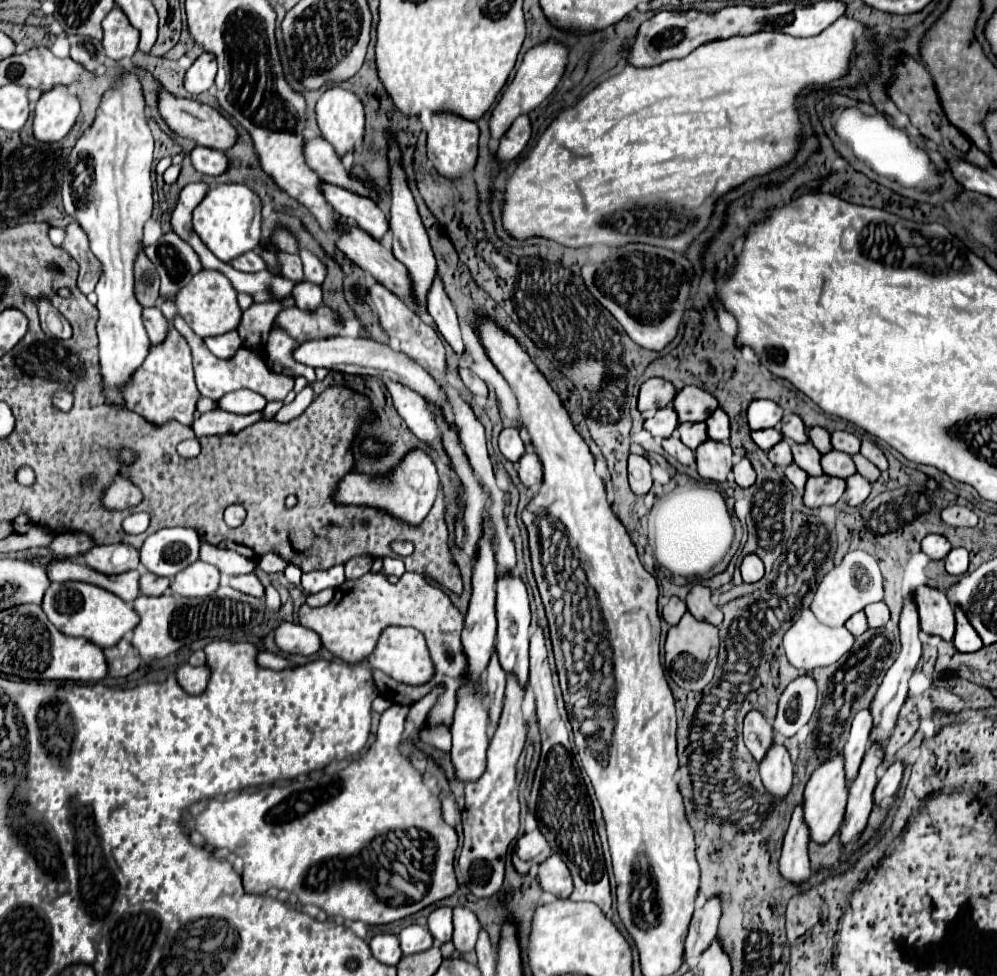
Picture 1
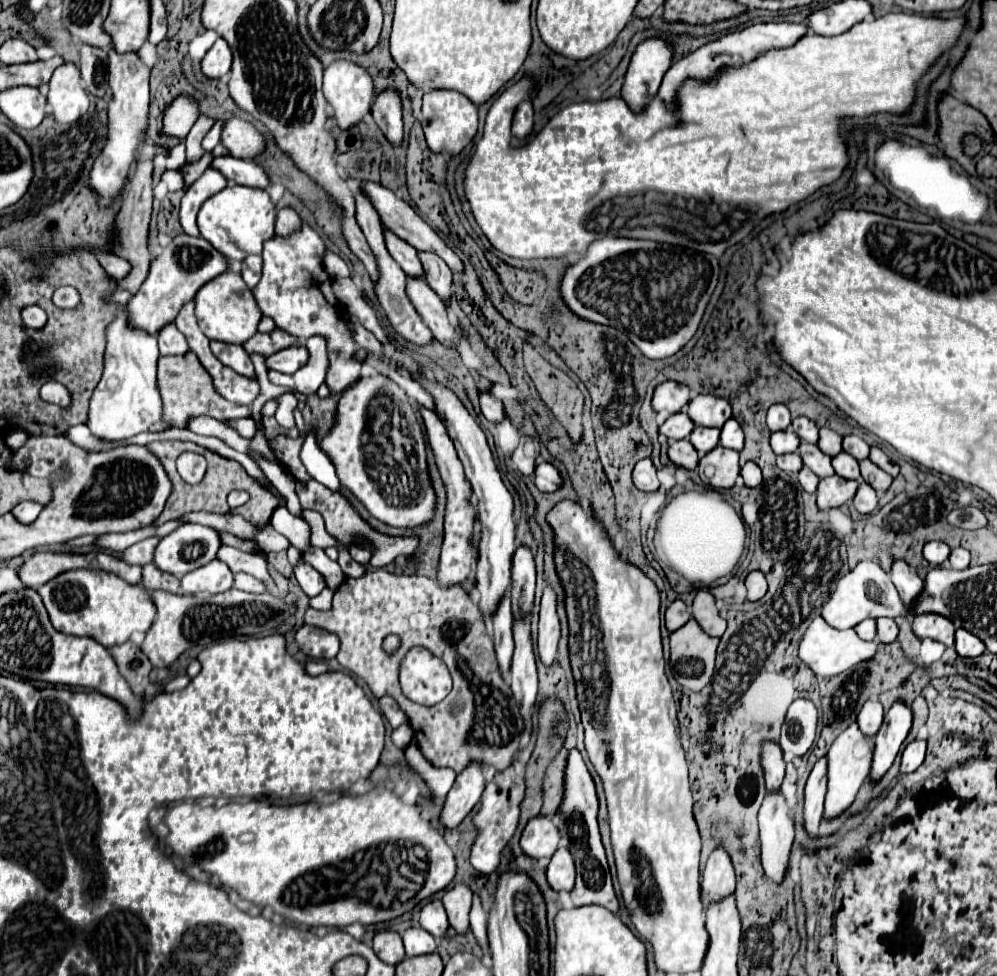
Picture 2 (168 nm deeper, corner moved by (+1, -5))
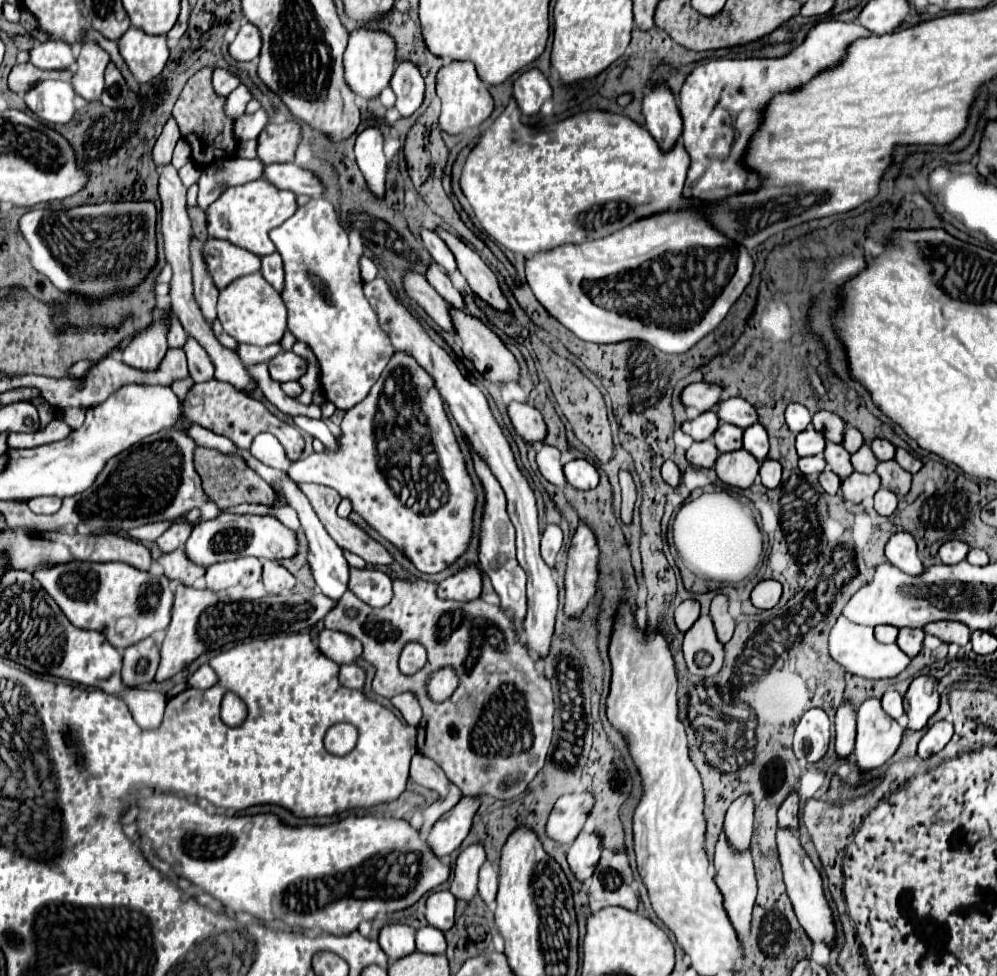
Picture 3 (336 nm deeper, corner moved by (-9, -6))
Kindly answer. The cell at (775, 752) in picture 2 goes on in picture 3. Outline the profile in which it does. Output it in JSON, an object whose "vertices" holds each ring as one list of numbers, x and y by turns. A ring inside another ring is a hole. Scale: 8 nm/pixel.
{"vertices":[[793,793,785,799,785,803,779,809,779,827,781,829,791,829,797,831,799,829,799,795]]}

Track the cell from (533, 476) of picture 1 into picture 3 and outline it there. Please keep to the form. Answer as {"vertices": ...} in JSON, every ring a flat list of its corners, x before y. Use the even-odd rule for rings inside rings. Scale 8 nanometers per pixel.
{"vertices":[[575,459,575,461,569,461,565,467,563,467,565,475,567,475,567,481,569,485,585,491,585,489,593,489,599,485,599,471,595,467,595,463,591,463,589,459]]}

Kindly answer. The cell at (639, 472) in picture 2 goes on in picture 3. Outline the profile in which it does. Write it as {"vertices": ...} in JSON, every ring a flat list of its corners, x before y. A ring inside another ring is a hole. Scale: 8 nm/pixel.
{"vertices":[[671,459,665,463,665,467,661,467,661,475,663,475,663,479,665,479,669,485,673,485,673,487,677,487,679,481,681,481,681,471,679,471,679,467,677,467]]}

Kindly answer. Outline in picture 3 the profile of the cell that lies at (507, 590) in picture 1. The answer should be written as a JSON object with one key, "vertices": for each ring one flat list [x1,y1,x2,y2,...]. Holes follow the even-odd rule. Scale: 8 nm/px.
{"vertices":[[547,525,541,537,541,555,545,561,549,561,551,565,555,563,555,555,559,553,563,545,563,531,559,525]]}

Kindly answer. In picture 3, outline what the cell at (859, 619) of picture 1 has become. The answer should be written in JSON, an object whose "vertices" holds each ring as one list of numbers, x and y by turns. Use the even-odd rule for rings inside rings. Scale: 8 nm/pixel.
{"vertices":[[877,625,875,635,877,635,877,641,881,641,881,643,895,643,899,631,893,625]]}

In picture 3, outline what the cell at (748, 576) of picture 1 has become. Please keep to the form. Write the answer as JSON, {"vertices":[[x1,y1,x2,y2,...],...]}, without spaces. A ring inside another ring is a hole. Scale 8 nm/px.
{"vertices":[[765,579,761,583,757,583,757,587,751,593,751,603,757,609,773,609,781,599,781,583,773,581,773,579]]}

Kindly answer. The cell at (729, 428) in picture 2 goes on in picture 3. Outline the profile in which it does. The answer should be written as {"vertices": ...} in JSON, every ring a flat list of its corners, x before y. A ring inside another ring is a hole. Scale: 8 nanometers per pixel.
{"vertices":[[755,423,753,427,747,427,745,429,745,435,743,435,743,447,755,455,755,459,763,461,769,453,769,437,767,437,767,431,761,423]]}

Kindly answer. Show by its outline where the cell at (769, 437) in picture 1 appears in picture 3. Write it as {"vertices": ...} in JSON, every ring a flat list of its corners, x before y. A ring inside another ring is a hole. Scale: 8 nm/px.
{"vertices":[[809,425,805,431,797,435,797,453,799,457,809,457,809,455,823,455,825,451,825,437]]}

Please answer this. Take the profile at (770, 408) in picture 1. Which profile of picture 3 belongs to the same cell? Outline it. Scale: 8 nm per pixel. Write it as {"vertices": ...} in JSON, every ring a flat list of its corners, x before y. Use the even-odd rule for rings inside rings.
{"vertices":[[791,403,785,411,785,419,787,419,787,425,793,433,799,433,799,431,805,431,811,423,811,413,807,407,803,407,801,403]]}

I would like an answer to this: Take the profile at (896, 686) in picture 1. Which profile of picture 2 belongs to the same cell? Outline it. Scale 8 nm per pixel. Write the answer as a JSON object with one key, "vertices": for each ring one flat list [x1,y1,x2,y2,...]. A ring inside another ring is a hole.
{"vertices":[[895,560,891,568,891,580,905,606,911,606,915,598,919,598,919,594,923,592,923,580,915,572,911,572,903,560]]}

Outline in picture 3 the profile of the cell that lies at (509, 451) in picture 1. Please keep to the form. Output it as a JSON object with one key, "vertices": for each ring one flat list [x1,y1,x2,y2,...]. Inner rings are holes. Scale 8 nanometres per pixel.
{"vertices":[[543,445,541,451,537,453,537,463,539,463,539,471,541,475,557,485,557,487,567,487,567,479,563,473,563,463,561,463,561,451,551,447,551,445]]}

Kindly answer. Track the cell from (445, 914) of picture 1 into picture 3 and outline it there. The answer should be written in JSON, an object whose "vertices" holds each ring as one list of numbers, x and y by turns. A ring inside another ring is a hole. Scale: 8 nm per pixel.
{"vertices":[[435,891,427,897,425,919,441,931,449,931,455,921,455,897,451,891]]}

